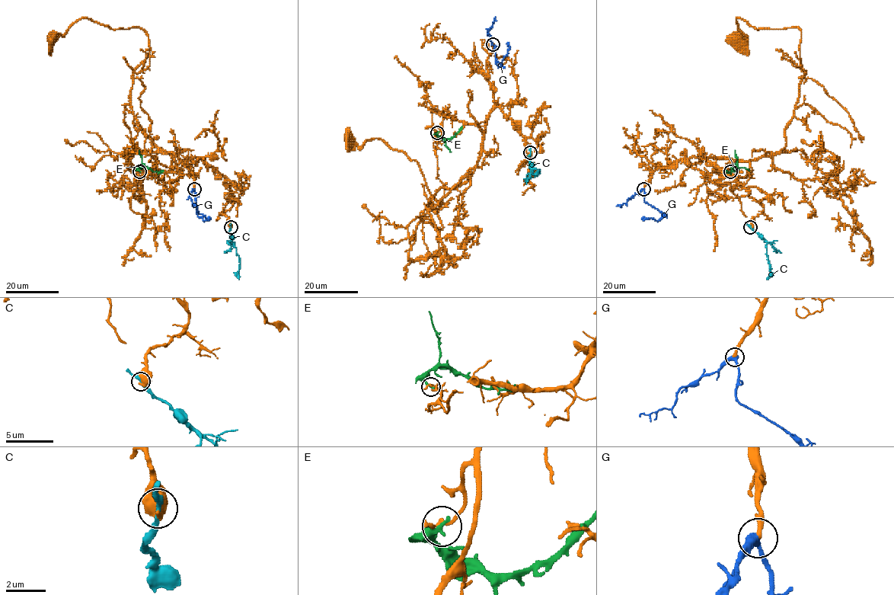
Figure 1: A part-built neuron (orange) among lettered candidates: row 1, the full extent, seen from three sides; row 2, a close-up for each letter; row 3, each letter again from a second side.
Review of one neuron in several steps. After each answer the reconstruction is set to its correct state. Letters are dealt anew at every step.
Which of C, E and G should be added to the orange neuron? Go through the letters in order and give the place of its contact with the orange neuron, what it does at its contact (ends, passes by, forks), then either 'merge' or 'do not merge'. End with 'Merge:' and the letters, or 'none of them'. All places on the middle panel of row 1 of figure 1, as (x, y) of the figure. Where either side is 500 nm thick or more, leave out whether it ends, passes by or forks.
C: contact (530, 152); do not merge
E: contact (437, 132); it ends; do not merge
G: contact (493, 44); it passes by; merge
Merge: G

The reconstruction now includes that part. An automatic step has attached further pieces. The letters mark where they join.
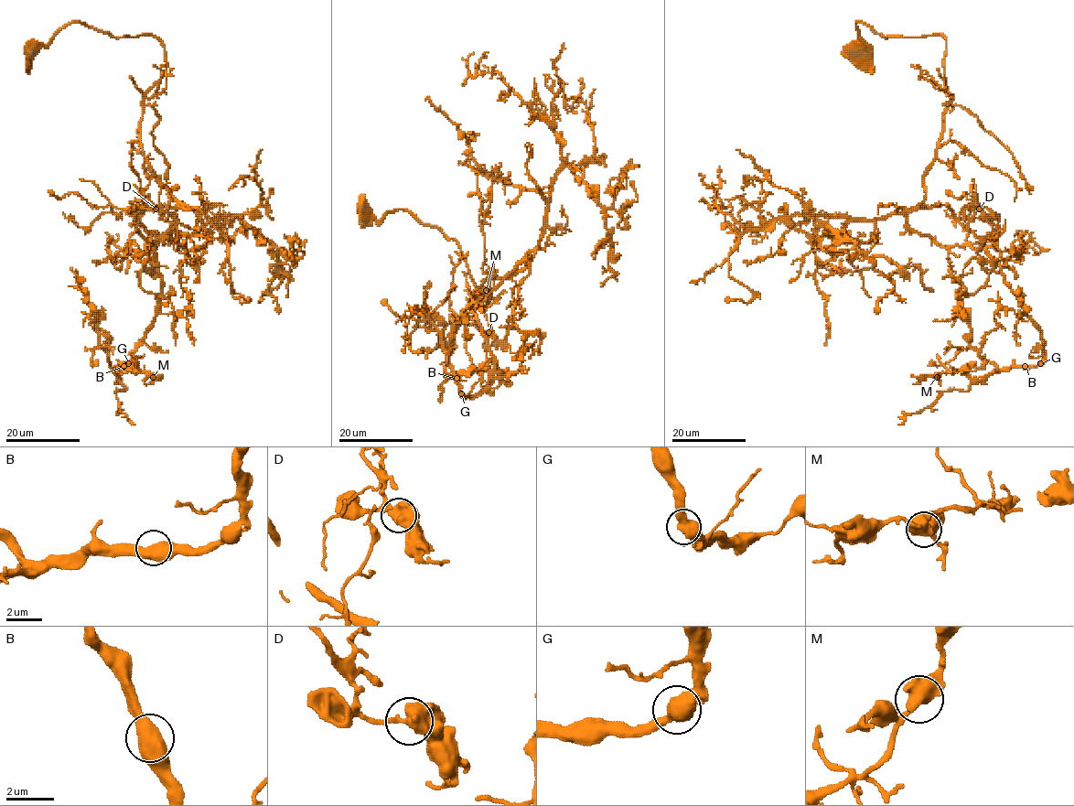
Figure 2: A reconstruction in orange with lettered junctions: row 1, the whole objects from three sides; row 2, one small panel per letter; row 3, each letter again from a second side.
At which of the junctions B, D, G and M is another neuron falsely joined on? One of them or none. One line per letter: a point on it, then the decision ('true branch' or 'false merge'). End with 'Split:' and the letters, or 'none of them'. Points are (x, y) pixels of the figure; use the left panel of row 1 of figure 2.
B: (123, 366) | true branch
D: (155, 209) | true branch
G: (128, 363) | true branch
M: (153, 377) | true branch
Split: none of them

